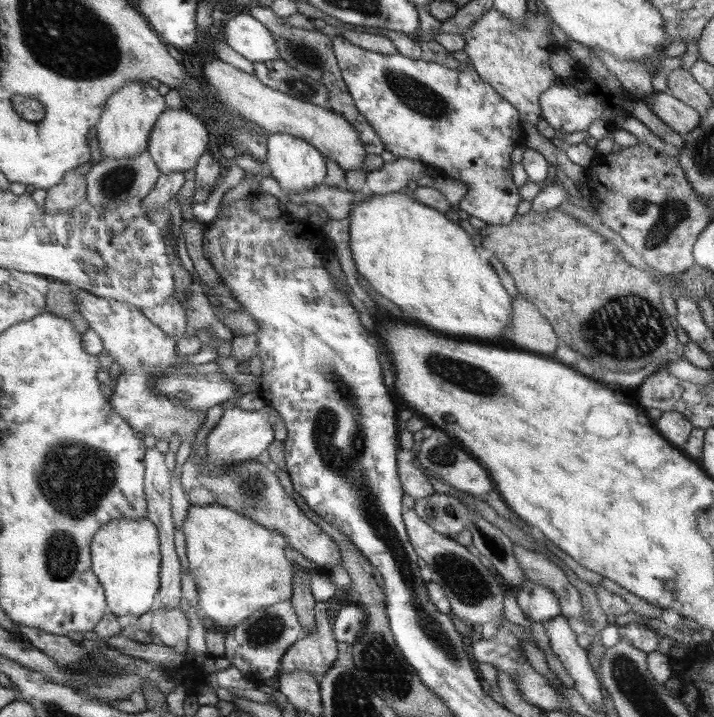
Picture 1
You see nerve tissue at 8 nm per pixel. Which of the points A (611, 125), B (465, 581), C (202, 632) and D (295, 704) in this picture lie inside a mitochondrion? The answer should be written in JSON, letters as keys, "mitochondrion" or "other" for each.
{"A":"other","B":"mitochondrion","C":"other","D":"other"}

